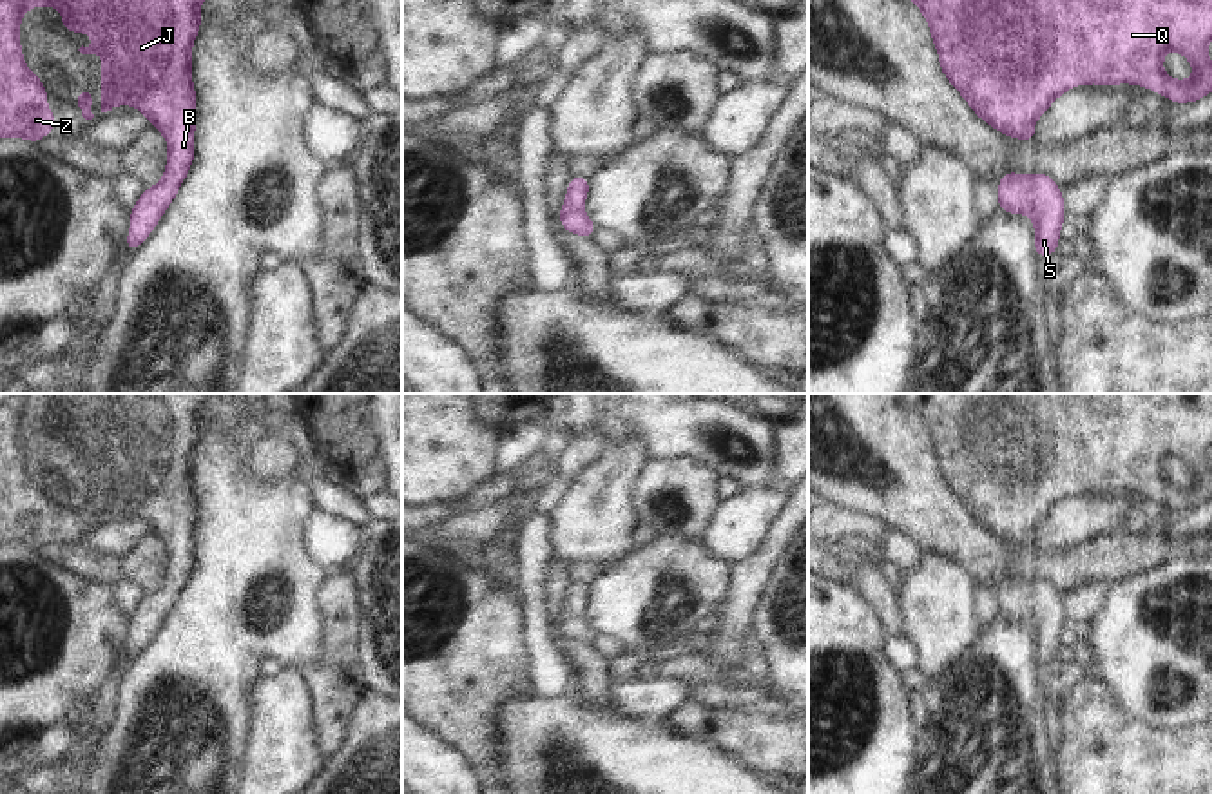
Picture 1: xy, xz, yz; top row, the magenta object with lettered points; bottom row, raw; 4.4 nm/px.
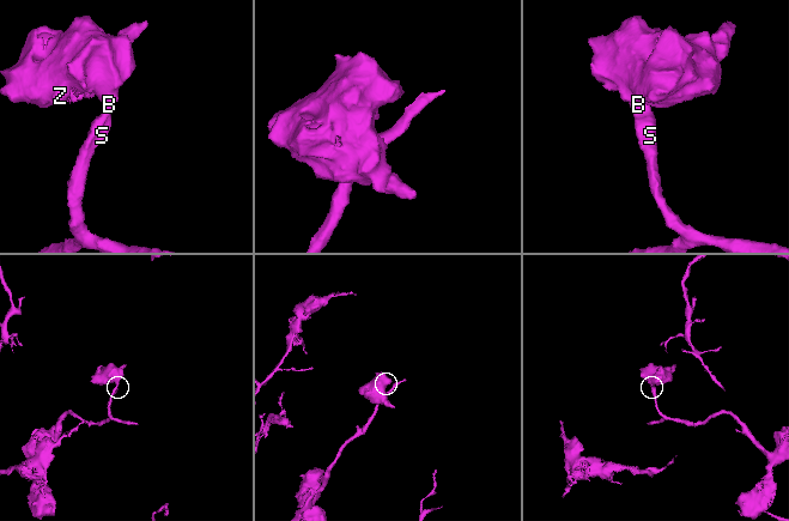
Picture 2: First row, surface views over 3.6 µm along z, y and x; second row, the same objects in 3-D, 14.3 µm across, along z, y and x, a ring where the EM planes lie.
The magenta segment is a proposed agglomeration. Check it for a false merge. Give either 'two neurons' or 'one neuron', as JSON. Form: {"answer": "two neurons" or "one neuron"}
{"answer": "one neuron"}

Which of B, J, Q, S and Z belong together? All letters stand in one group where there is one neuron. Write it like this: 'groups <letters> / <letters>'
groups B J Q S Z

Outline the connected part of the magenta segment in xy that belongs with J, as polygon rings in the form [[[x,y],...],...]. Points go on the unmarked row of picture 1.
[[[13,393],[0,404],[0,544],[25,544],[33,549],[51,540],[56,520],[47,515],[47,495],[42,486],[25,473],[18,433],[22,421],[31,413],[60,413],[63,437],[89,439],[94,444],[91,453],[80,453],[82,460],[103,460],[101,468],[101,518],[114,511],[132,511],[143,518],[158,535],[169,553],[167,575],[158,591],[145,595],[130,616],[130,638],[125,653],[134,658],[154,636],[167,613],[174,607],[179,591],[188,582],[194,567],[196,537],[196,495],[192,489],[192,450],[201,433],[199,410],[210,399],[234,397],[234,393]]]

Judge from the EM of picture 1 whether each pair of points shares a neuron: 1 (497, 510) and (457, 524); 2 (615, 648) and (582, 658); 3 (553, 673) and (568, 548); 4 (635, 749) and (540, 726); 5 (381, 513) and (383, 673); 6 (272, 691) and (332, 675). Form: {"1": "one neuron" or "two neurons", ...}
{"1": "one neuron", "2": "two neurons", "3": "two neurons", "4": "one neuron", "5": "two neurons", "6": "two neurons"}

